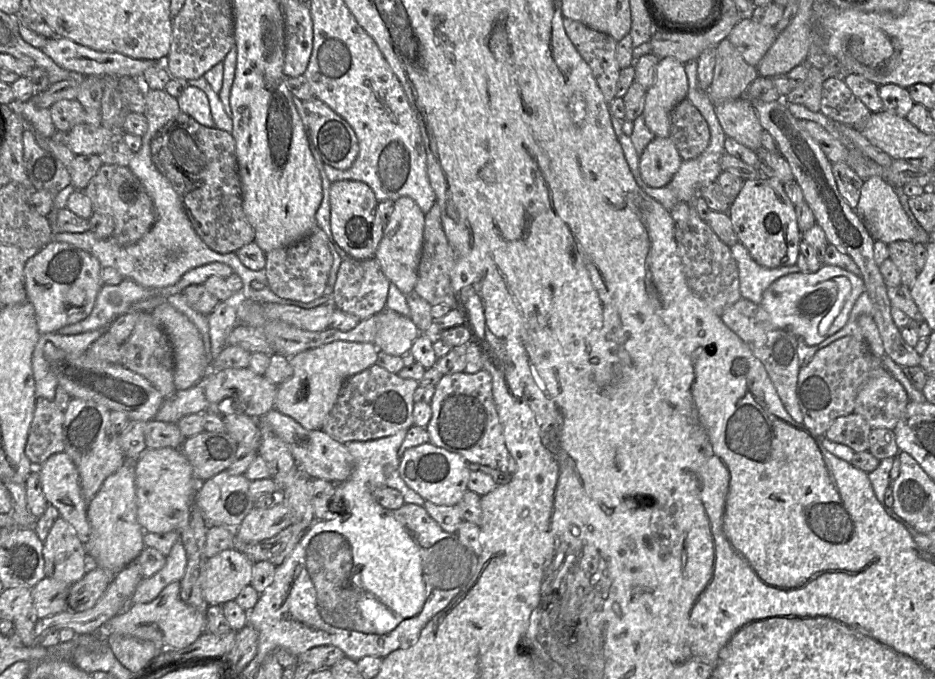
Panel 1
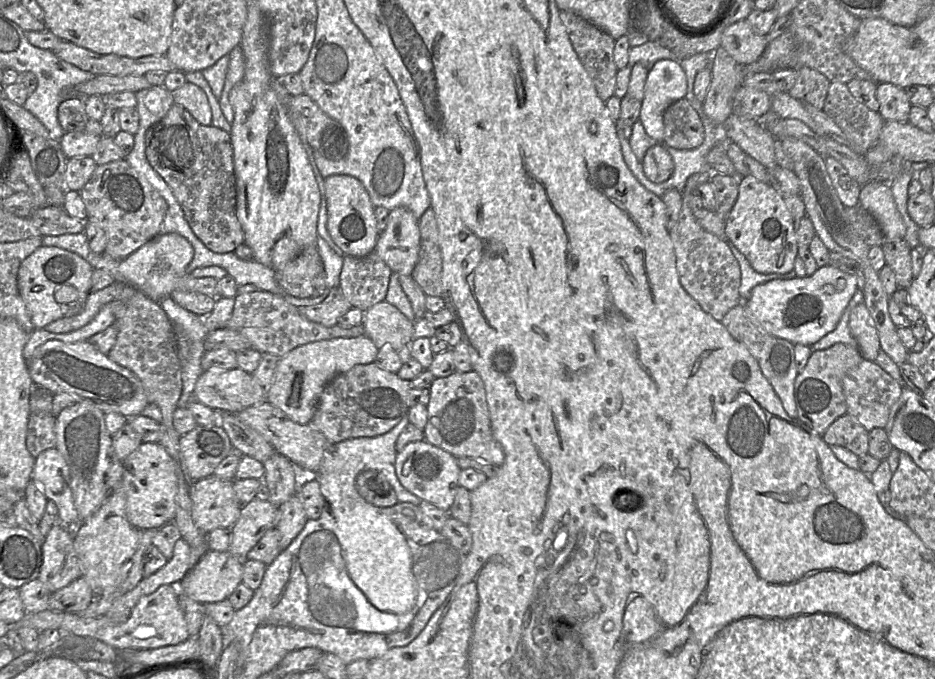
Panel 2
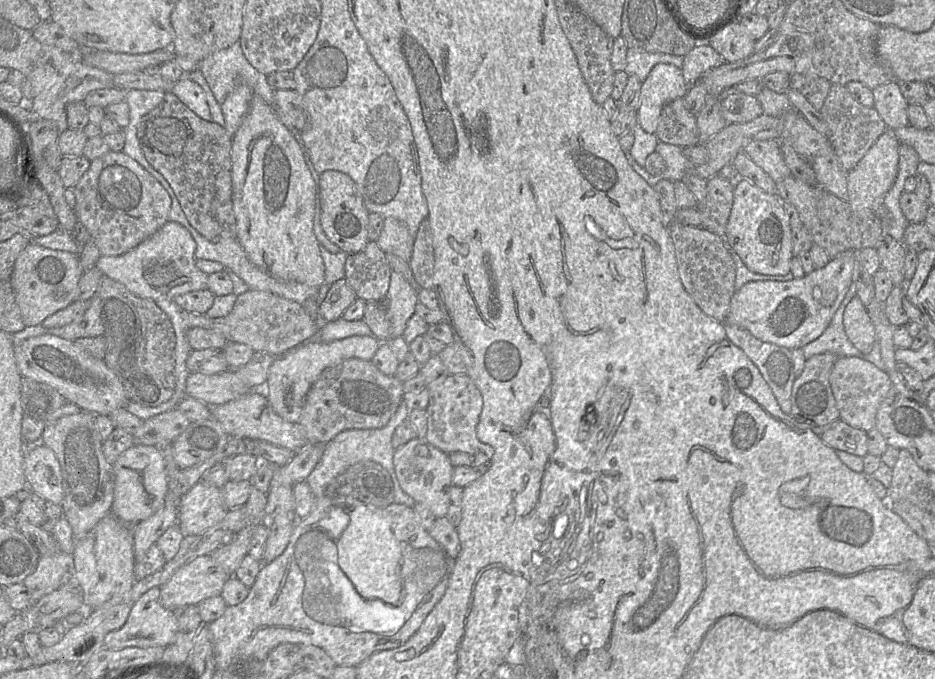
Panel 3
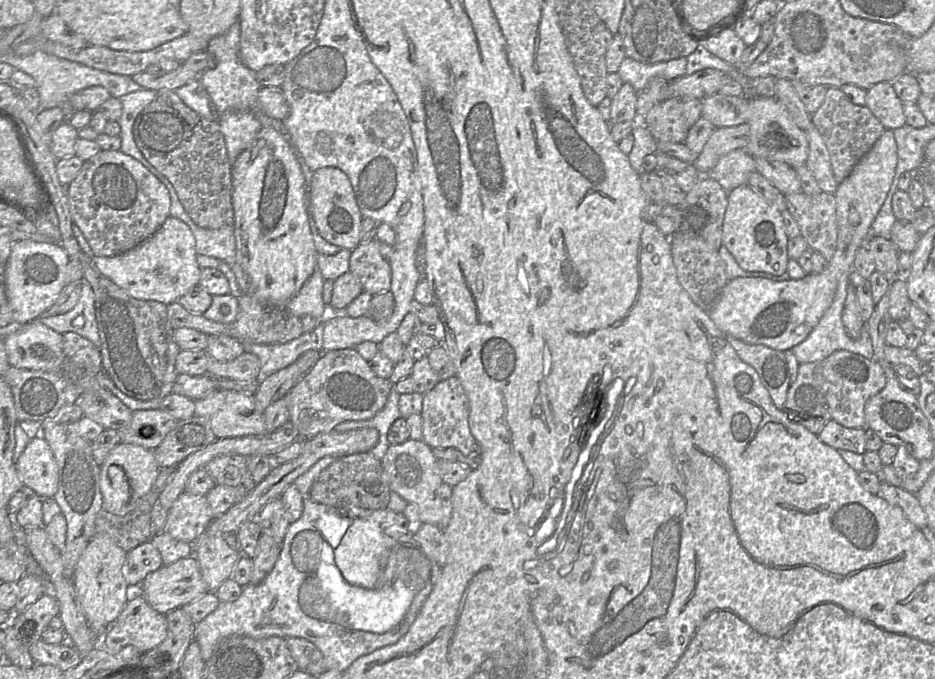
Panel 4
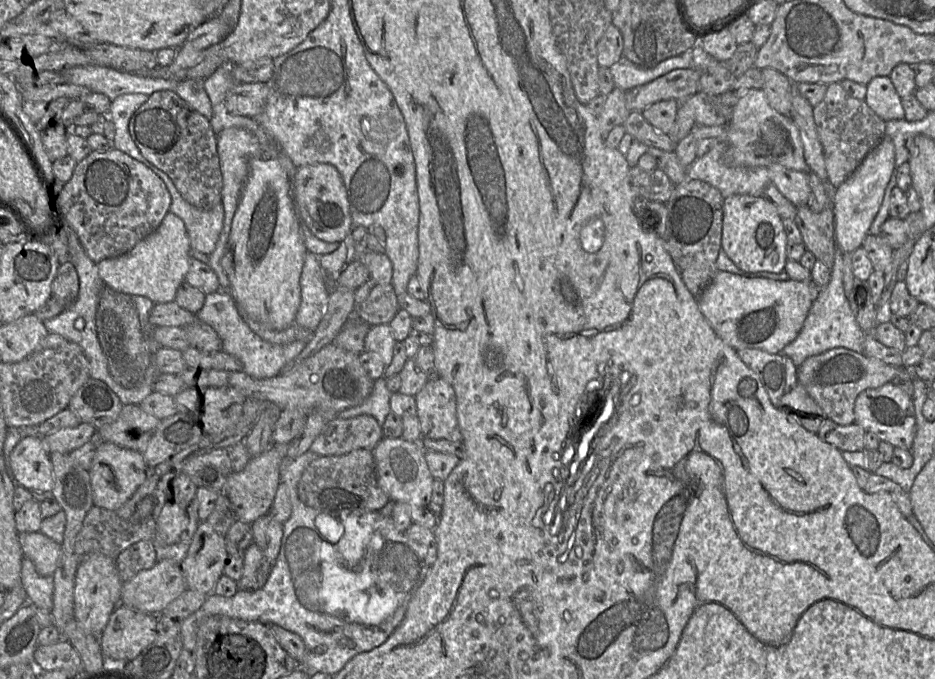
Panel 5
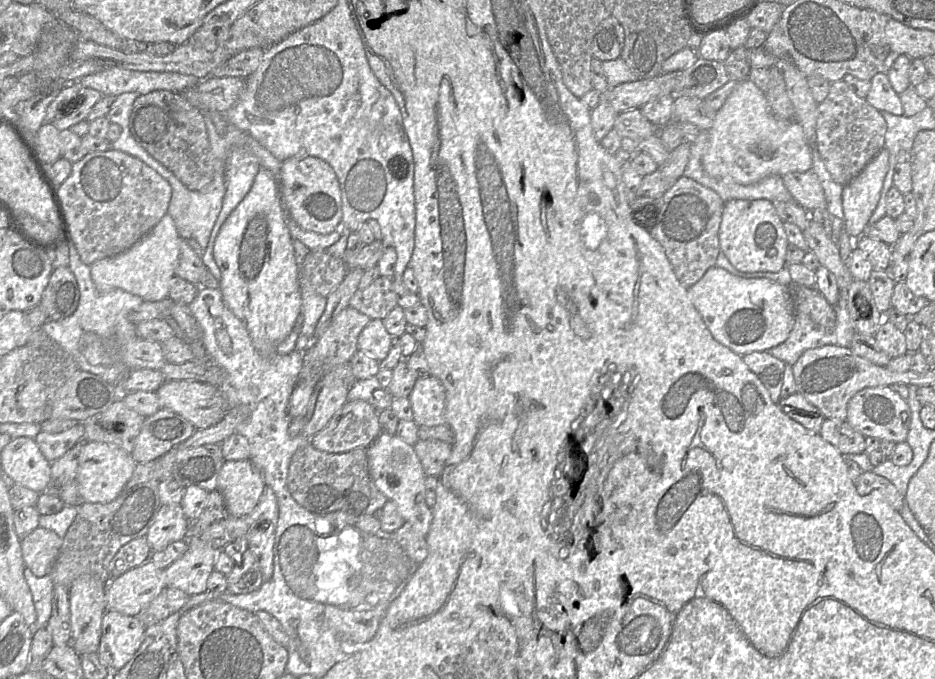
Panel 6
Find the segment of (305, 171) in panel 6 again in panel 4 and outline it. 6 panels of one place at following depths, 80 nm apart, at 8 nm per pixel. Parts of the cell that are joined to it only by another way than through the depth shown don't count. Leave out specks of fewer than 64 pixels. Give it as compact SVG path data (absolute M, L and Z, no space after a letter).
M323 167L313 172L310 183L310 215L319 234L341 249L353 250L360 243L363 217L358 207L351 182L336 167Z

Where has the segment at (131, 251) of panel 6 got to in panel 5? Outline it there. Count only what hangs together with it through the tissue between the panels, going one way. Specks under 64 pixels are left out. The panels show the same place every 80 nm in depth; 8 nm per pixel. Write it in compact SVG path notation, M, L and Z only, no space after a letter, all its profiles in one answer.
M168 212L158 228L140 240L129 252L103 259L97 265L105 286L134 296L144 296L156 303L174 301L178 287L189 270L191 245L184 222Z

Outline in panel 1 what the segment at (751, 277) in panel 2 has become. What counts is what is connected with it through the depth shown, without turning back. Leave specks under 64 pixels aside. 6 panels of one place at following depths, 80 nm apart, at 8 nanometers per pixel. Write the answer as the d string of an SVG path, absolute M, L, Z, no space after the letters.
M737 243L730 247L739 271L739 289L742 298L760 305L764 291L776 280L789 274L799 273L795 264L790 267L768 269L758 265L748 250Z

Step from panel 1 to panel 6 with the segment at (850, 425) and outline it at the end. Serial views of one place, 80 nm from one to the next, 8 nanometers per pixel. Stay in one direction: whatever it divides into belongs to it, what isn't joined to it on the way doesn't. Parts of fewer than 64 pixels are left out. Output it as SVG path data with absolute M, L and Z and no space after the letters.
M824 419L819 435L836 447L842 455L860 454L865 450L865 436L846 421Z

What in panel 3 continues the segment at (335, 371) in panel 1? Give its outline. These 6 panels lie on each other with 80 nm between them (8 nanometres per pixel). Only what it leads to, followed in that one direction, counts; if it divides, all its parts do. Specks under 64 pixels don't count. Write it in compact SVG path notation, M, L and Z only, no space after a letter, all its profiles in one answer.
M352 336L329 343L319 340L300 344L275 359L269 370L264 393L280 417L288 422L297 423L309 389L325 369L349 358L371 361L380 344L381 342L373 336Z

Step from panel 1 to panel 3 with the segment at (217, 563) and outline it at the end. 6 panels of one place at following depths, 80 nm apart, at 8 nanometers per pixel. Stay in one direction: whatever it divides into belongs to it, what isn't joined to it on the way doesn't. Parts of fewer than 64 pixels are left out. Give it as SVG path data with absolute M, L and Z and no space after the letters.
M211 554L201 555L180 567L160 586L160 602L170 609L197 605L203 600L220 596L225 582L230 578Z

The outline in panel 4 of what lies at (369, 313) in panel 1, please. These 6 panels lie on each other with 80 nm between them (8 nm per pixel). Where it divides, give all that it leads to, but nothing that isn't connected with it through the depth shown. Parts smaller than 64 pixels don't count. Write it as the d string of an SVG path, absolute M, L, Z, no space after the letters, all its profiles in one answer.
M376 239L359 243L349 259L349 271L360 281L363 291L371 295L388 292L391 287L391 266L380 254Z

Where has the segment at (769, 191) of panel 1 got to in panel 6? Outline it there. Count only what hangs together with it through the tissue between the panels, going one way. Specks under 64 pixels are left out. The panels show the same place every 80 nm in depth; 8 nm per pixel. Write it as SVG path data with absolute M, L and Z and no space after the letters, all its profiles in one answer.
M734 199L724 204L719 229L720 251L739 271L779 272L786 265L787 235L774 204L766 199Z

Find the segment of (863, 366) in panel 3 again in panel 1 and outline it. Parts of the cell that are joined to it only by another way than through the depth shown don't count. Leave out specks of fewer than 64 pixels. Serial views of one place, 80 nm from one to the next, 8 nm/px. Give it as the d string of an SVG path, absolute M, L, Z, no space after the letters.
M877 368L860 388L854 413L861 415L872 429L893 430L908 402L902 385L885 368Z

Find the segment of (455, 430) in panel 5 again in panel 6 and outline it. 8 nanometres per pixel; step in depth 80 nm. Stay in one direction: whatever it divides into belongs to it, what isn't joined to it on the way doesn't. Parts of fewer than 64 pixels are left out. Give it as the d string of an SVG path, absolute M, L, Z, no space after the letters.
M418 378L408 398L413 410L413 421L419 427L434 427L447 423L446 390L438 378Z

